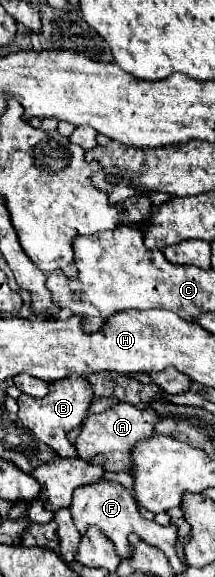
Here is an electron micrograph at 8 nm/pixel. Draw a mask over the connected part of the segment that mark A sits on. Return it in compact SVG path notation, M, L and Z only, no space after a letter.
M117 403L109 411L103 411L103 415L89 415L83 423L83 429L79 433L79 439L75 443L77 453L85 461L93 461L95 455L105 455L107 457L107 471L113 473L131 473L133 461L131 461L131 451L139 441L145 441L153 437L155 433L155 423L159 421L159 415L151 409L139 409L129 403Z

